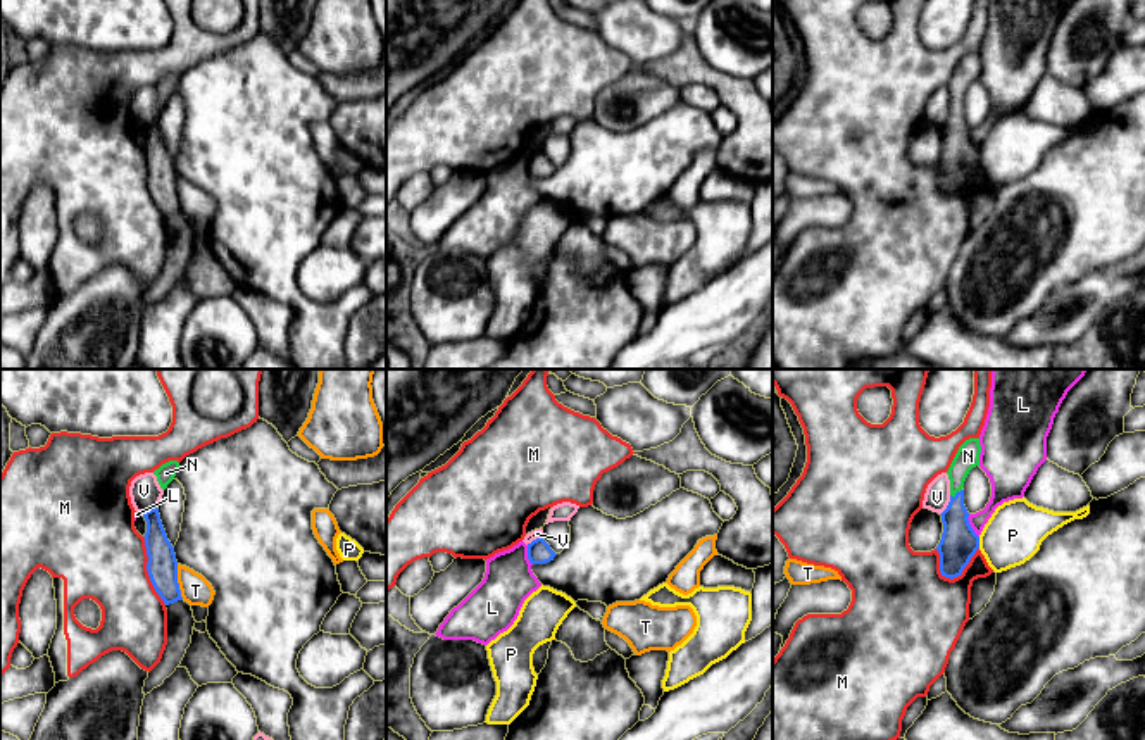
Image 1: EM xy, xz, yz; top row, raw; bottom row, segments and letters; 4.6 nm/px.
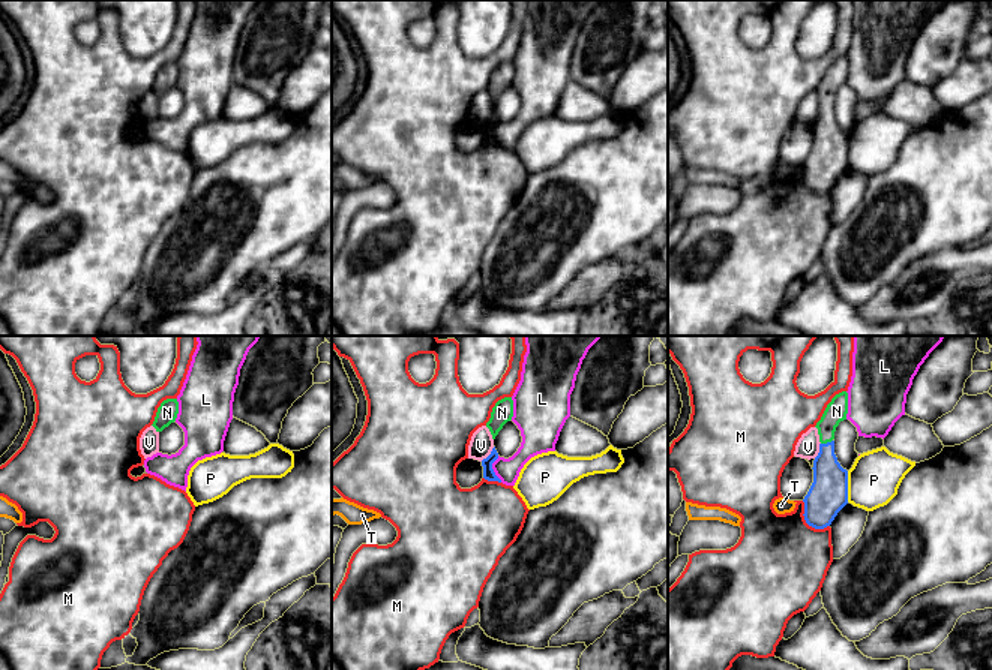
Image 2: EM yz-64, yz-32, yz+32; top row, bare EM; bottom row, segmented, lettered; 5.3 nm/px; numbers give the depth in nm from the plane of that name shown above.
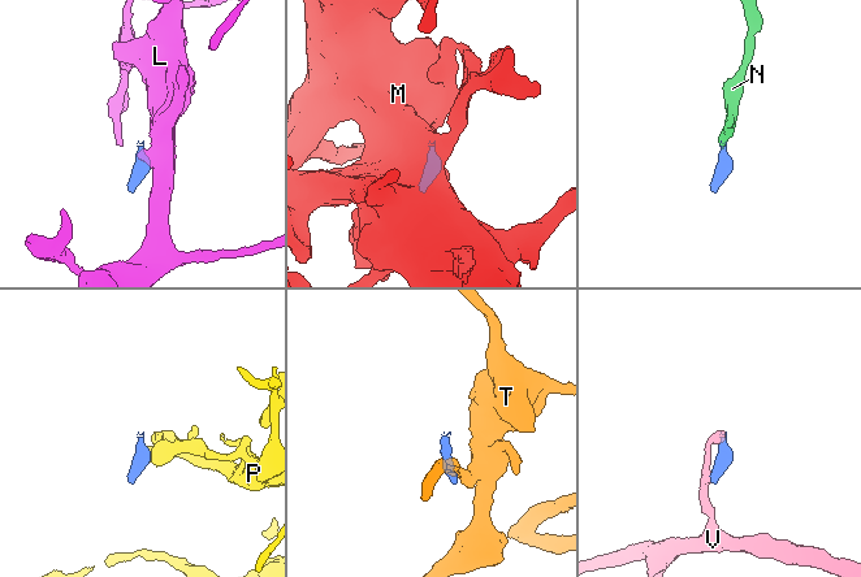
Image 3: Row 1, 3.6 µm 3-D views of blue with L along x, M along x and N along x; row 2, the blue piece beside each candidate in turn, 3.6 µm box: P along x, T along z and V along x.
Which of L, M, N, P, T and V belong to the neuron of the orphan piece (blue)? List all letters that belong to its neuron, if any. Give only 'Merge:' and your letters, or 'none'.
Merge: N

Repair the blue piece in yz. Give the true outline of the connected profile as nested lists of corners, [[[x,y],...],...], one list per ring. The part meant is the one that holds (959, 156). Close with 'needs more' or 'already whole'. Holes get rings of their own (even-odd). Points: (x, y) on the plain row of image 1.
[[[979,52],[966,53],[947,85],[950,93],[950,116],[940,128],[943,147],[936,164],[940,167],[940,186],[950,193],[962,188],[964,181],[979,162],[979,150],[969,138],[962,103],[969,85],[979,79],[979,67]]]; needs more

